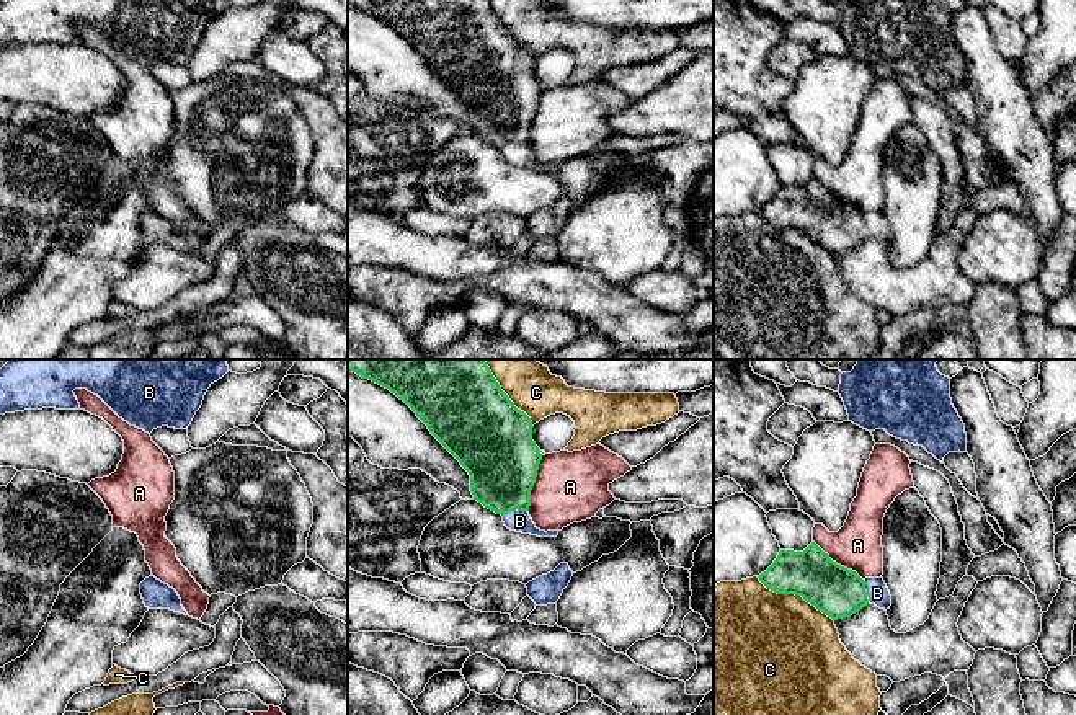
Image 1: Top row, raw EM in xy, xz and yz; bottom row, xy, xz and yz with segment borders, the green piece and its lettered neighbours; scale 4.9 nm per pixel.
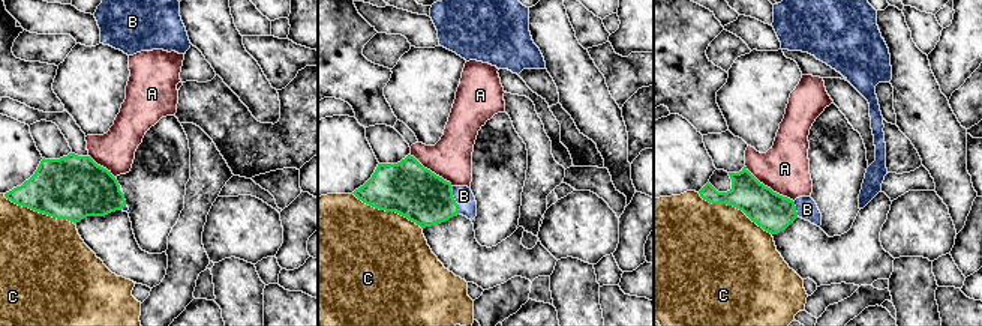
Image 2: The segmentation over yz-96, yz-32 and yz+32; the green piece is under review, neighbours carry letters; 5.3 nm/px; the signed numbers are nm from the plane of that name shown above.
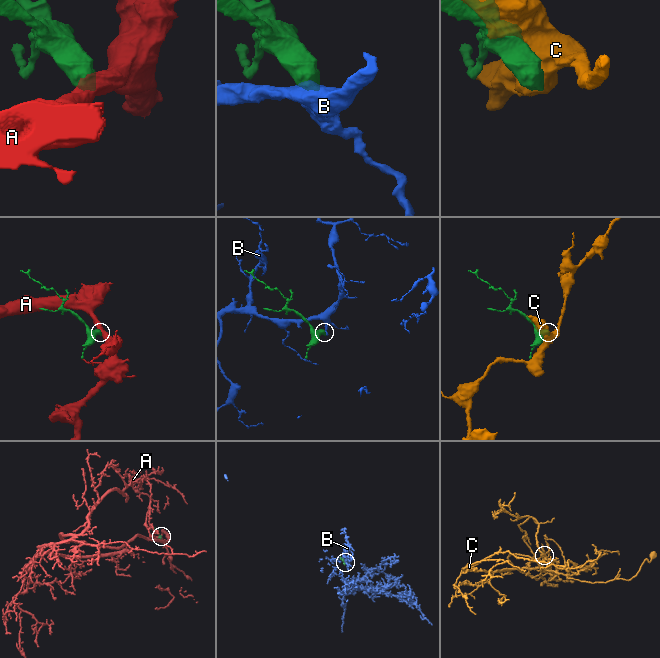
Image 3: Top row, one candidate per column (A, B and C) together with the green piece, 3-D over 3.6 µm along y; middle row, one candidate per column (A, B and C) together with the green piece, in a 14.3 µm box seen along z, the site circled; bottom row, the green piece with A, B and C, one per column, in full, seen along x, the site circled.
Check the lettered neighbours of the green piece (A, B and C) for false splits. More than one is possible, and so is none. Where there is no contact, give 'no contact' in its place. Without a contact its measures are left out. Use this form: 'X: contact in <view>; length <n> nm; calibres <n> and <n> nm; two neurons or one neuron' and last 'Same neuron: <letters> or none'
A: contact in xz; length 280 nm; calibres 360 and 360 nm; two neurons
B: contact in xz; length 120 nm; calibres 360 and 110 nm; one neuron
C: contact in yz; length 440 nm; calibres 240 and 480 nm; two neurons
Same neuron: B

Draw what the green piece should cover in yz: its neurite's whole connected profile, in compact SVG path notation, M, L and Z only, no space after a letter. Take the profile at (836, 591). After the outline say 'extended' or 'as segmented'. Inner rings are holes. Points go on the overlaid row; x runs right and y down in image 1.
M815 542L803 552L780 550L759 581L777 594L802 596L833 620L849 617L869 602L890 609L883 578L862 580L829 558Z; extended

